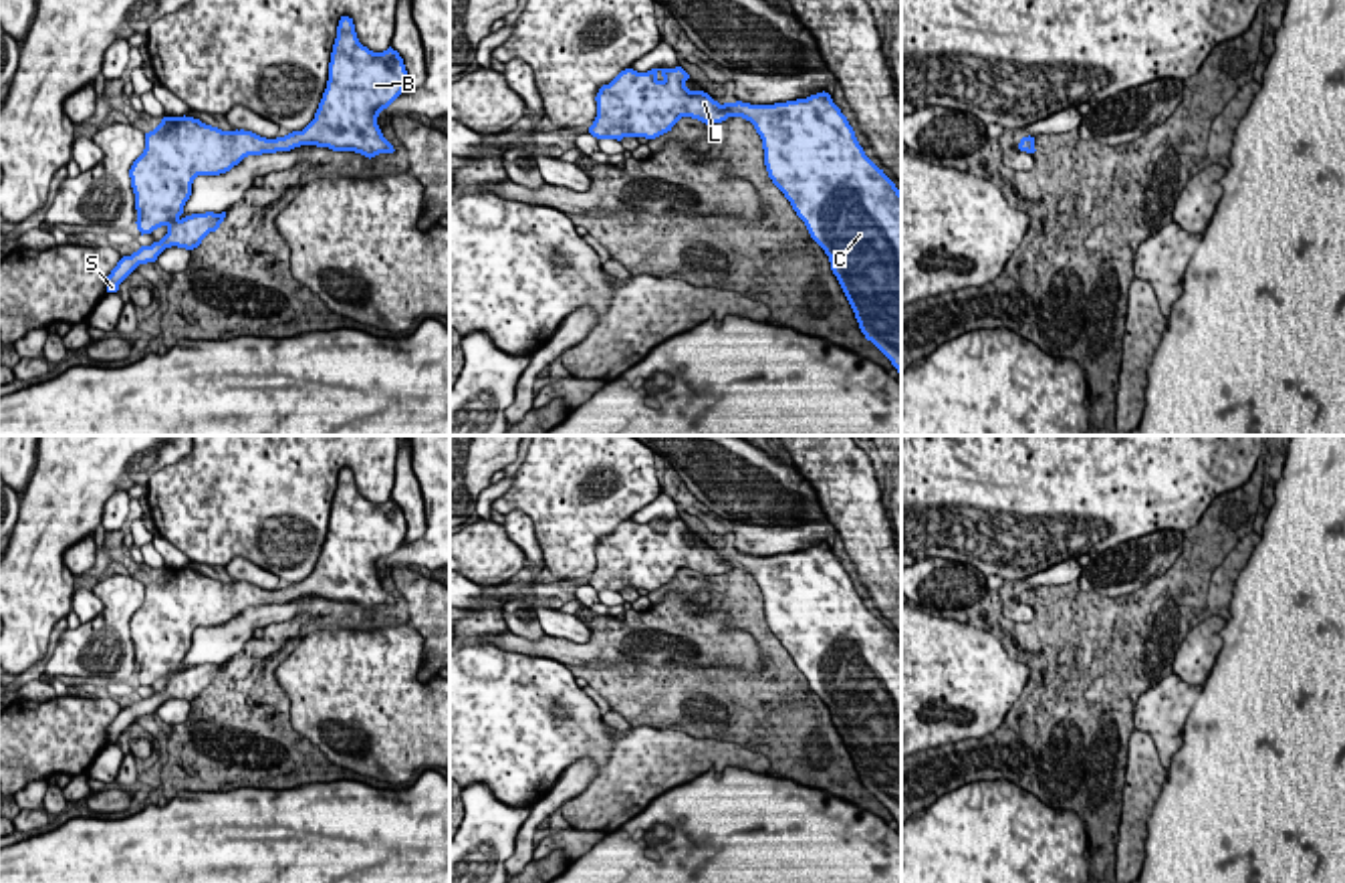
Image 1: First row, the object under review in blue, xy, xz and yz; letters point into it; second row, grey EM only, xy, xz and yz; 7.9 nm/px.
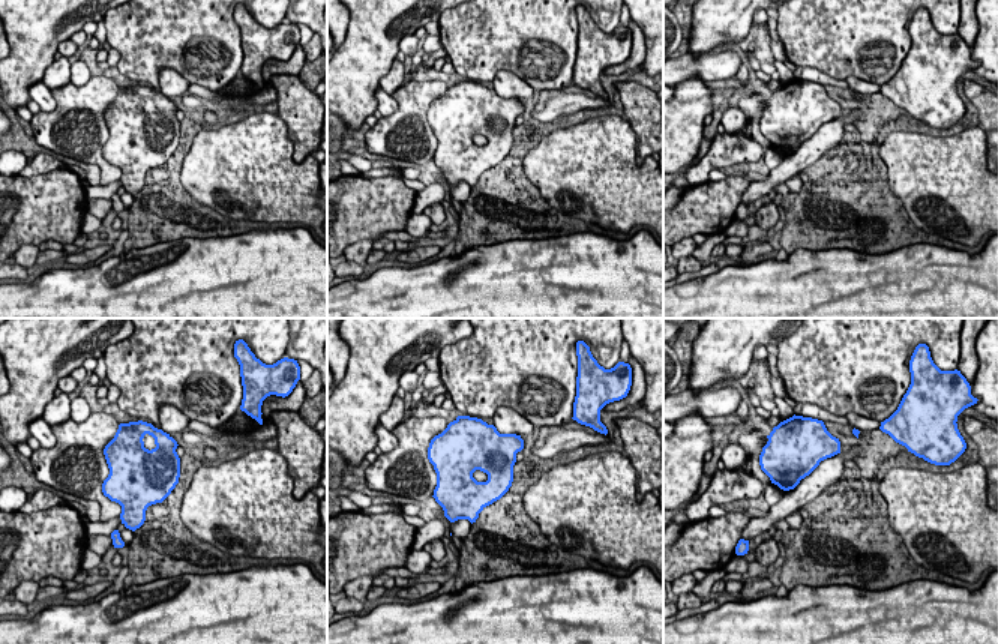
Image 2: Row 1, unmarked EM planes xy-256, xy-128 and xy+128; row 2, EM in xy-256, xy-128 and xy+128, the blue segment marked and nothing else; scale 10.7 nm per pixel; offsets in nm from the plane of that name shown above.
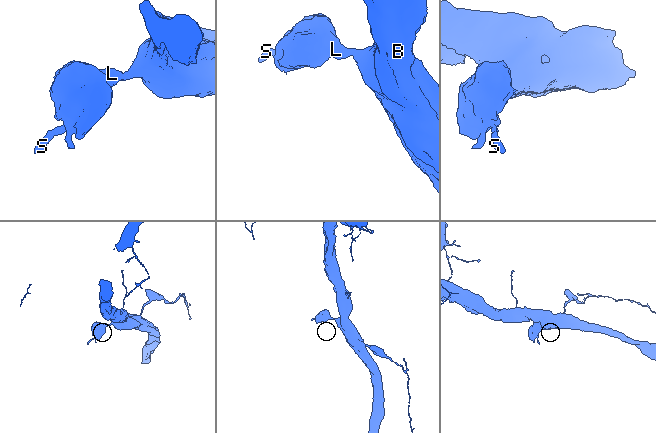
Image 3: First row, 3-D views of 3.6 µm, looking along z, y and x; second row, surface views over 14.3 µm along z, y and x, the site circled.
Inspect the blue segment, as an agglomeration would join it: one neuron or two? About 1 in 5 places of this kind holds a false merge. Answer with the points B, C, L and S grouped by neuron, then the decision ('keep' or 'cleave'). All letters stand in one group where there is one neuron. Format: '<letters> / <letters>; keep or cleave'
B C L S; keep

